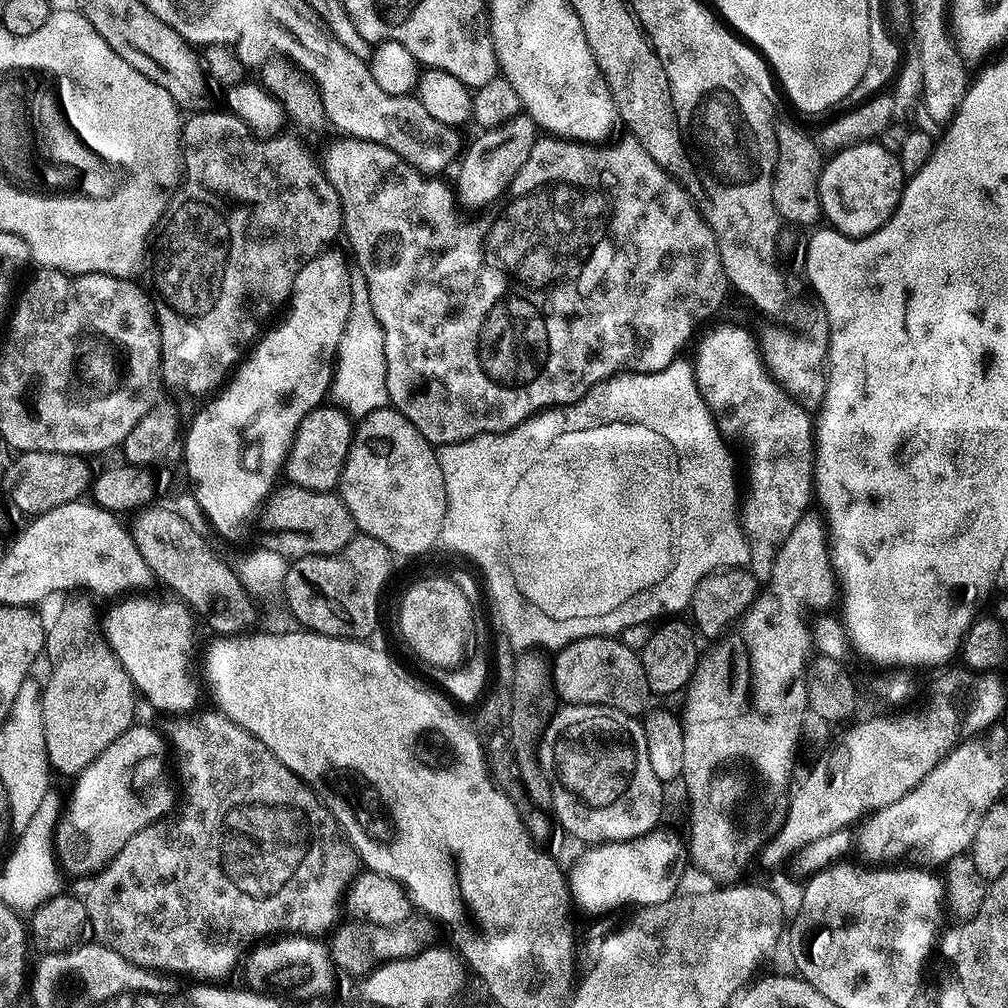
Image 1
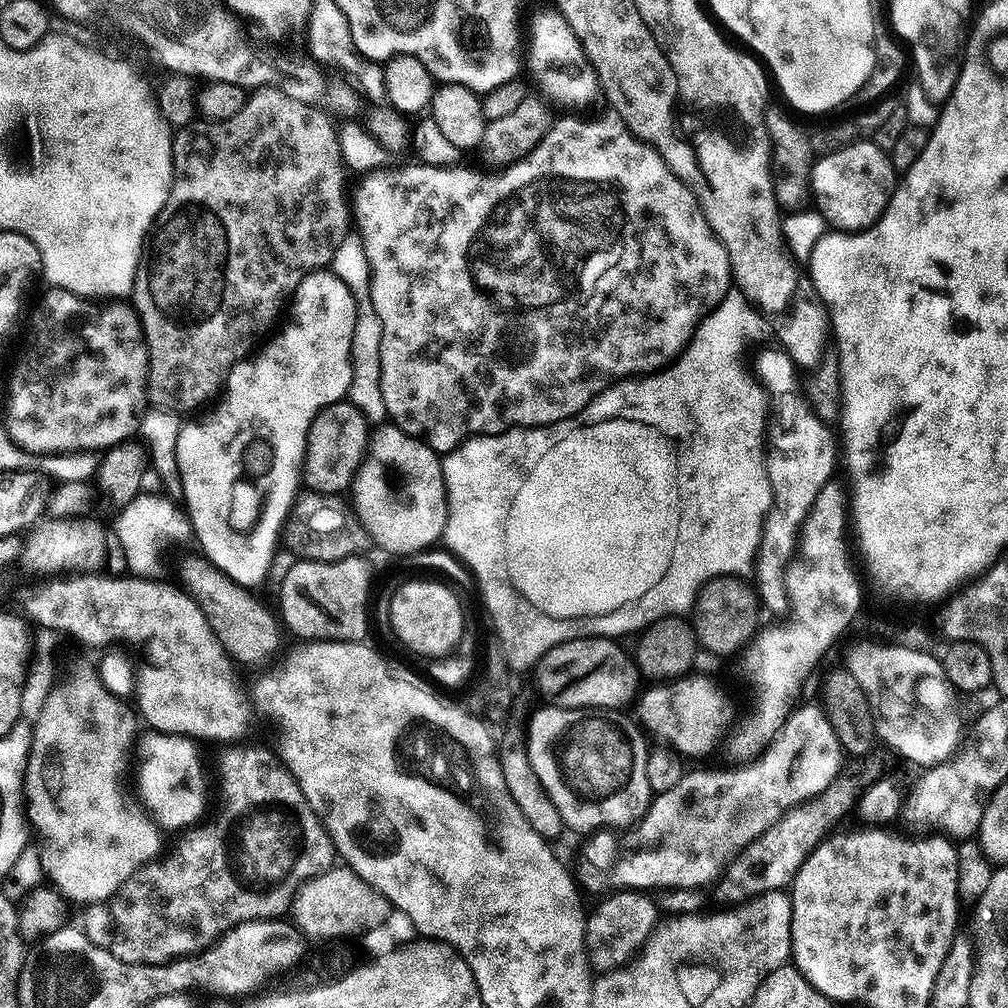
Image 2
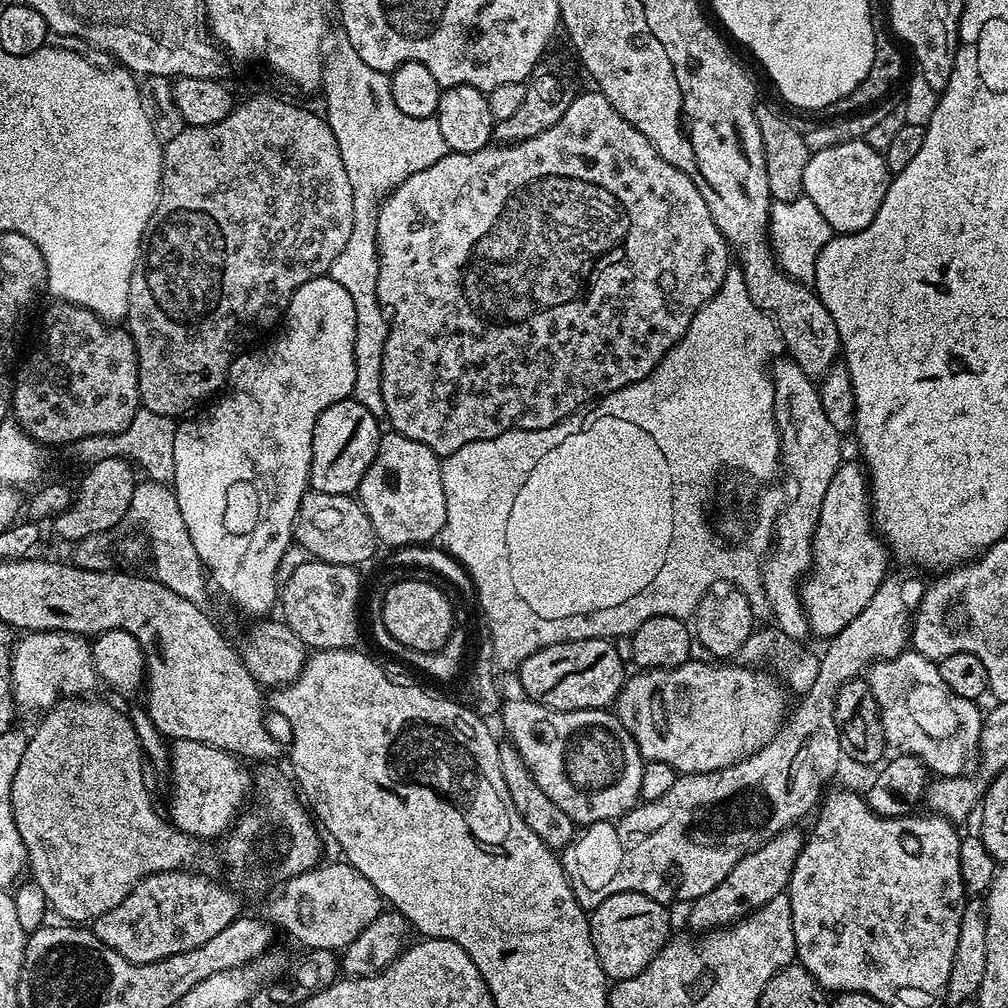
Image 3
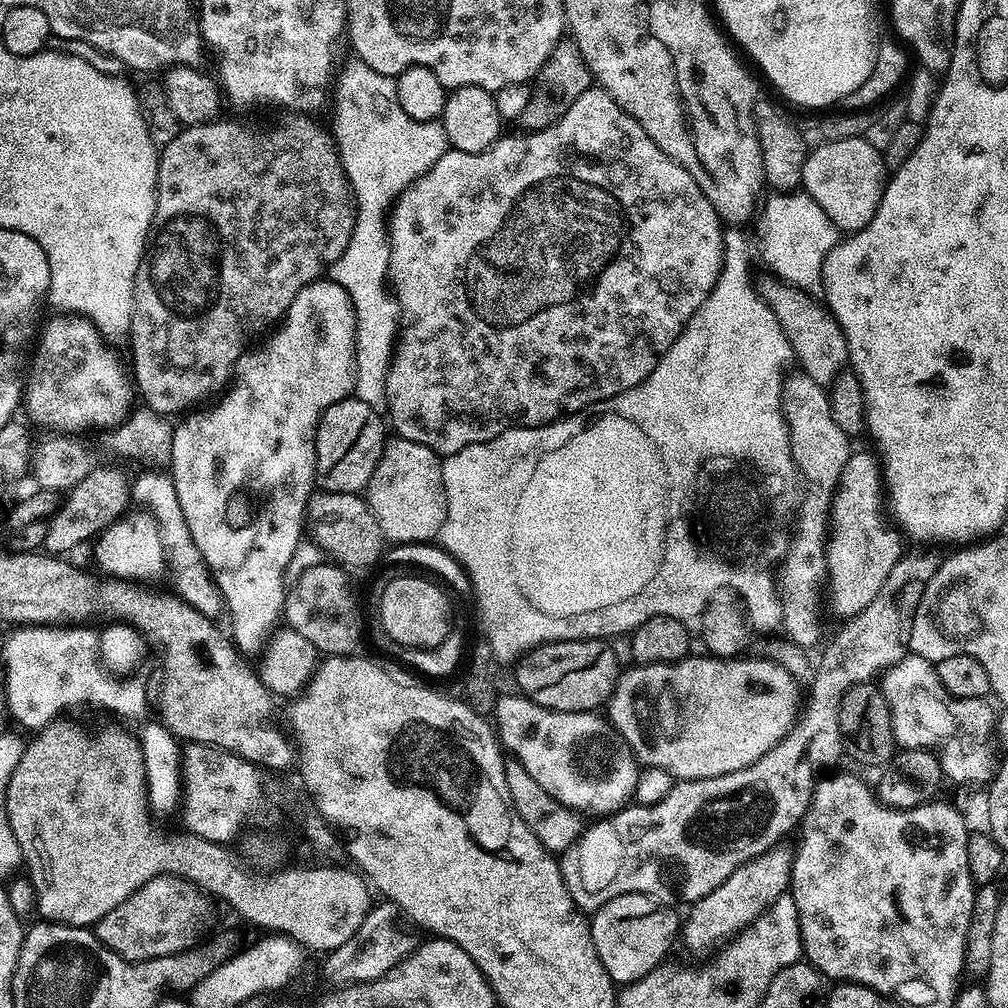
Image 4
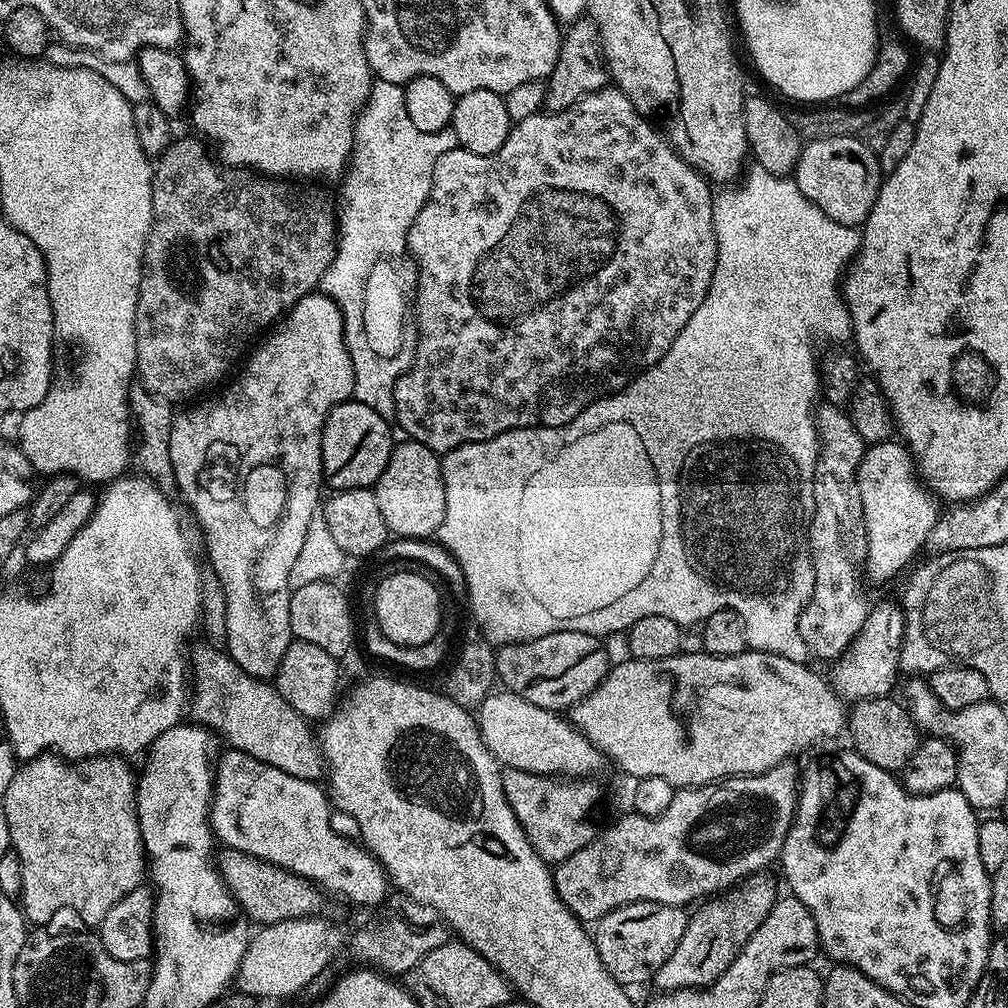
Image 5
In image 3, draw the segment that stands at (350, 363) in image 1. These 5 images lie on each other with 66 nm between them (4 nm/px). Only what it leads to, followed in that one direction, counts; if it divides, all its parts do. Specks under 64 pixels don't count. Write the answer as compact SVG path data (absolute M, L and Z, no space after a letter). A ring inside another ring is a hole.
M358 222L350 234L350 242L334 258L331 277L345 288L354 302L356 311L356 341L354 342L354 362L356 363L356 377L352 391L354 399L370 414L377 418L385 415L382 402L382 354L388 337L388 321L385 309L376 296L376 279L380 269L380 258L376 254L376 230L371 223Z

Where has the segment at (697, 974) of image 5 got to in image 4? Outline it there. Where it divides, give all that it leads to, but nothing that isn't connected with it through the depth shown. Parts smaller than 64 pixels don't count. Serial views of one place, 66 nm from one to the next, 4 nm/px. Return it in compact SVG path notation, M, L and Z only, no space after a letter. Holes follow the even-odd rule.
M780 846L771 848L758 858L738 866L738 870L734 870L734 874L730 874L730 878L726 878L726 882L722 882L722 886L710 890L710 894L706 894L687 909L688 916L686 912L682 920L682 944L684 940L690 955L708 956L716 947L717 951L722 942L731 940L733 936L749 928L779 896L783 896L789 891L792 883L792 856L784 853L782 849L783 847Z

